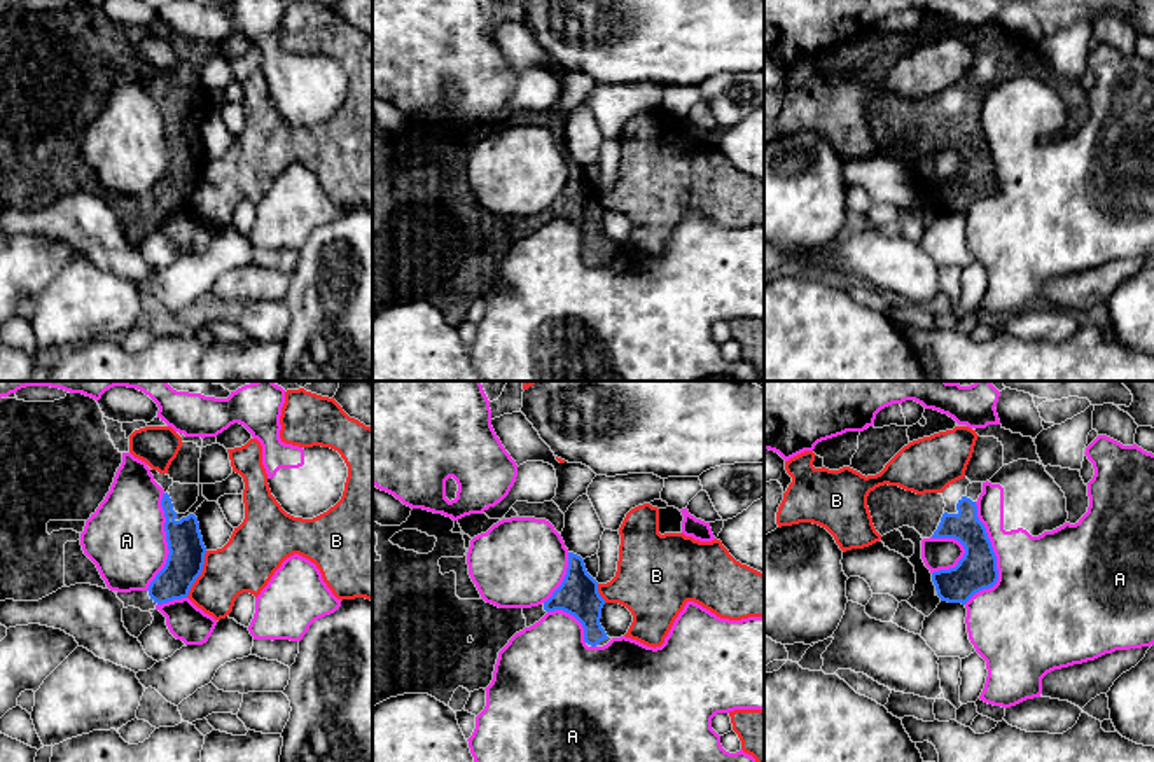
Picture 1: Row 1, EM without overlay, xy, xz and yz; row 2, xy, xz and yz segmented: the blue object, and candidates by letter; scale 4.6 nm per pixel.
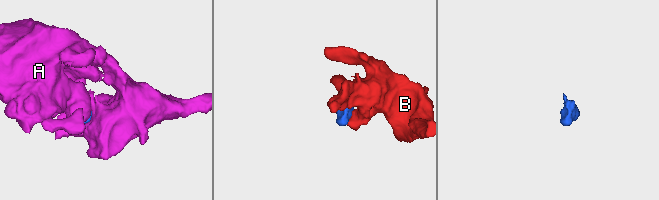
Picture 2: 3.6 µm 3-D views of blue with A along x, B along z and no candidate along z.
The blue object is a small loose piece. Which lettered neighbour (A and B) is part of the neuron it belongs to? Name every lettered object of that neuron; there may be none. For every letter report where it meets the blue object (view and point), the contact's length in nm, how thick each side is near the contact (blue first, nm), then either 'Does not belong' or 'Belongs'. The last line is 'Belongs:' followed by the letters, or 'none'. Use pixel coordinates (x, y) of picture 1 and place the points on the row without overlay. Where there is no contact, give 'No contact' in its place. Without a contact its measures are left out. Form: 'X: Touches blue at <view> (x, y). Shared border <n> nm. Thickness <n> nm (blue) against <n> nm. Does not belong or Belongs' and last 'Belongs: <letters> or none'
A: Touches blue at yz (995, 166). Shared border 480 nm. Thickness 180 nm (blue) against 420 nm. Does not belong
B: Touches blue at xy (200, 182). Shared border 240 nm. Thickness 170 nm (blue) against 260 nm. Does not belong
Belongs: none

